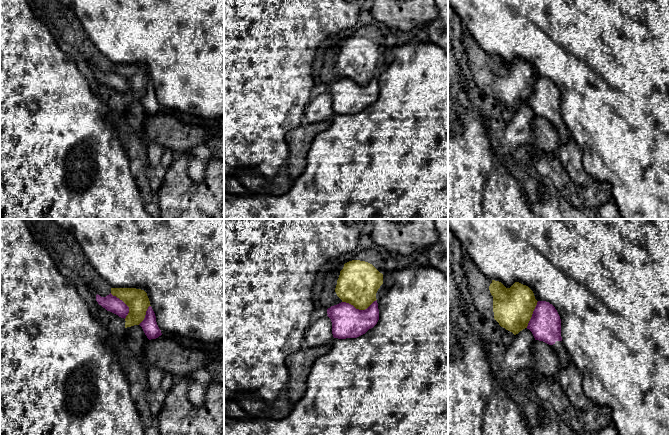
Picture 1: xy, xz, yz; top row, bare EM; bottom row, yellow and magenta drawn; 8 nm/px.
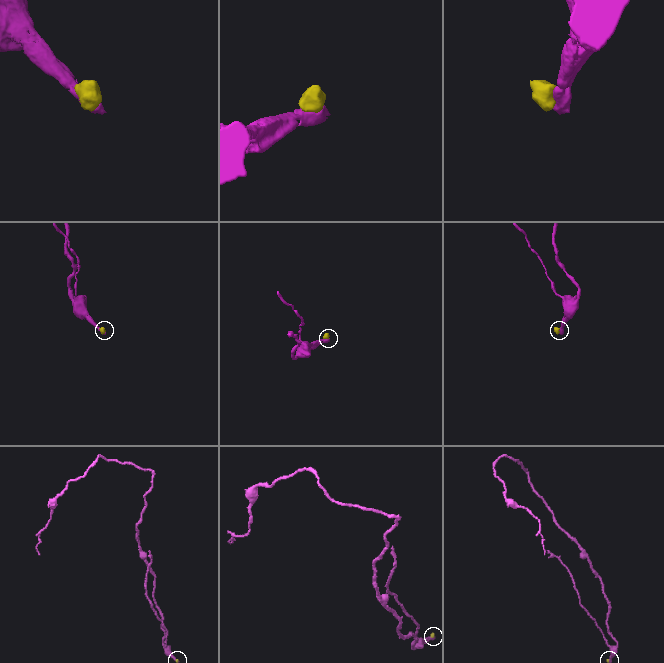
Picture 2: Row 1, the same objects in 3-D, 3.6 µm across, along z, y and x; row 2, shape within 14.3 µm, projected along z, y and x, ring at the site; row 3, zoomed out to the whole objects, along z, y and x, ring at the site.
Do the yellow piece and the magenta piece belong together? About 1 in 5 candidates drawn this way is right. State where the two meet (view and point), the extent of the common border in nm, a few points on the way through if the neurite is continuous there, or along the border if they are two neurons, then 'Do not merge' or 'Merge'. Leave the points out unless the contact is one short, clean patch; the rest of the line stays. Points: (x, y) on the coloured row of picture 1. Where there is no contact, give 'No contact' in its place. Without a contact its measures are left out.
Touches yellow at xz (359, 309). Shared border 280 nm. Boundary: xz (376, 299), (364, 309), (356, 309), (352, 305), (342, 302). Do not merge

